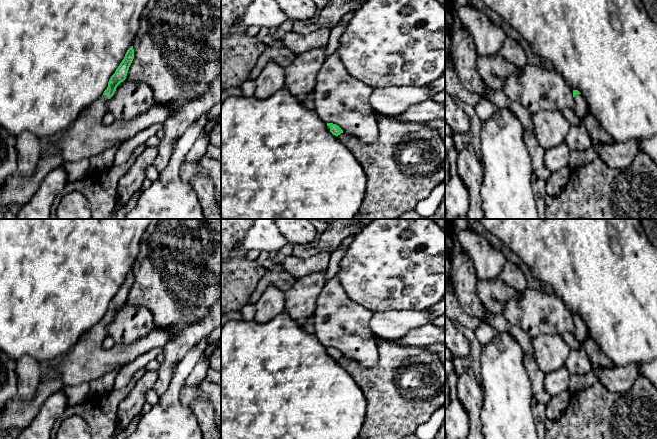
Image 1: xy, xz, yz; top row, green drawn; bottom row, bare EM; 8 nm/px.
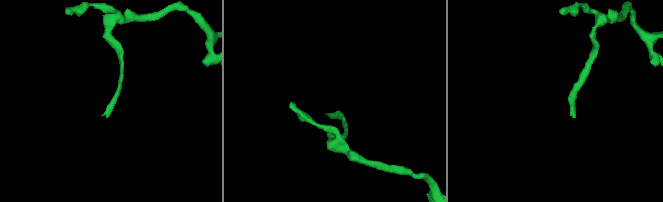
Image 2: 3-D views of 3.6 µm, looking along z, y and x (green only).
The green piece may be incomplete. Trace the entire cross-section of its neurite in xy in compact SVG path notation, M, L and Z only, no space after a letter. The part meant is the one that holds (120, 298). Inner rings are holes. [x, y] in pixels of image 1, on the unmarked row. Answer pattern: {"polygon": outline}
{"polygon": "M131 270L111 300L103 319L85 332L66 355L41 364L40 381L59 375L64 386L89 382L123 367L144 353L163 348L189 327L186 323L176 323L165 328L154 327L147 336L131 344L116 344L111 349L105 349L103 342L108 336L107 324L126 303L133 283L134 273Z"}

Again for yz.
{"polygon": "M573 314L574 337L579 342L578 349L571 349L565 366L570 374L583 375L592 371L592 363L584 349L584 340L588 334L584 321L578 314Z"}

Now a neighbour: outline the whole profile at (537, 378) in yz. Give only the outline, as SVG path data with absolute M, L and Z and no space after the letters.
M524 354L524 364L531 381L533 399L540 404L547 405L552 397L545 390L545 375L532 355Z

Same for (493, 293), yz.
M499 277L477 279L477 296L491 313L501 315L504 305L510 299L520 299L520 292L508 286Z

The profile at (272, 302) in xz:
M269 285L255 304L256 313L254 321L266 323L284 312L284 292L274 285Z

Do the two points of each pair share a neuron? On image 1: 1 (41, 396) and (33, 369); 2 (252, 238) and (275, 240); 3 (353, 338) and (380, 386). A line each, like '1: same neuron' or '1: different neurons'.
1: different neurons
2: same neuron
3: different neurons

